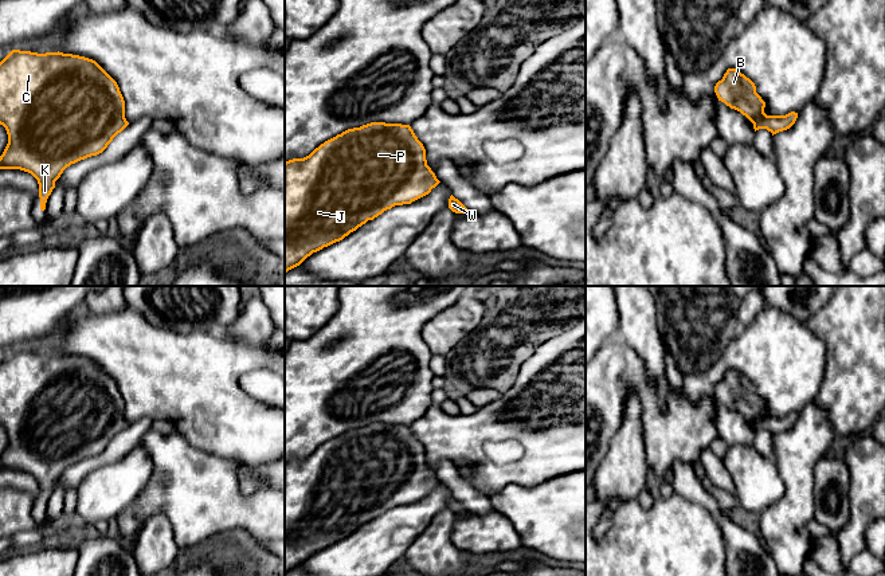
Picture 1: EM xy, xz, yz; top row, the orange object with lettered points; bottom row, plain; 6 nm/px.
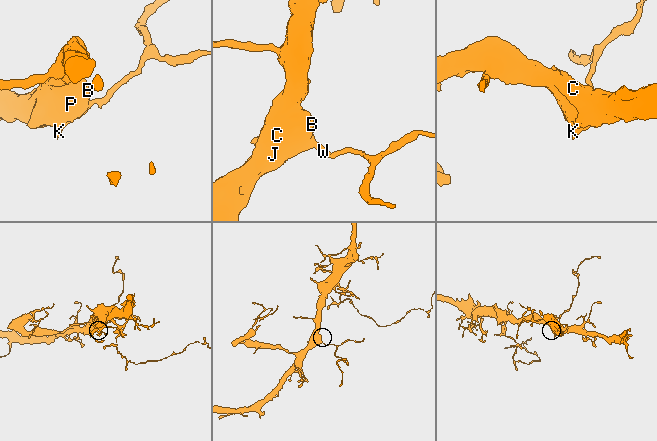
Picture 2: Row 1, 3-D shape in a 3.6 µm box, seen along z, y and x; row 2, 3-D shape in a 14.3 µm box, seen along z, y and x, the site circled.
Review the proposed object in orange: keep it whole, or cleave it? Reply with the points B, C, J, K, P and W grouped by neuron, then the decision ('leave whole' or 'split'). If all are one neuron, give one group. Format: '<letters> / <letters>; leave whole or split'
B C J K P W; leave whole

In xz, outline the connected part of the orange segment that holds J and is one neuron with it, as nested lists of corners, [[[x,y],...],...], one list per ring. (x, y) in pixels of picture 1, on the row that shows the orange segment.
[[[371,122],[337,134],[304,158],[285,162],[285,274],[313,252],[342,240],[351,232],[395,205],[411,204],[440,181],[427,165],[426,149],[410,125]]]

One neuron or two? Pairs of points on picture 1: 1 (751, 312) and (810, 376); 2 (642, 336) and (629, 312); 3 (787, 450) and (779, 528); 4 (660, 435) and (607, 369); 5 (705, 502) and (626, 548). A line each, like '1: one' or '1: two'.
1: two
2: one
3: one
4: one
5: two

